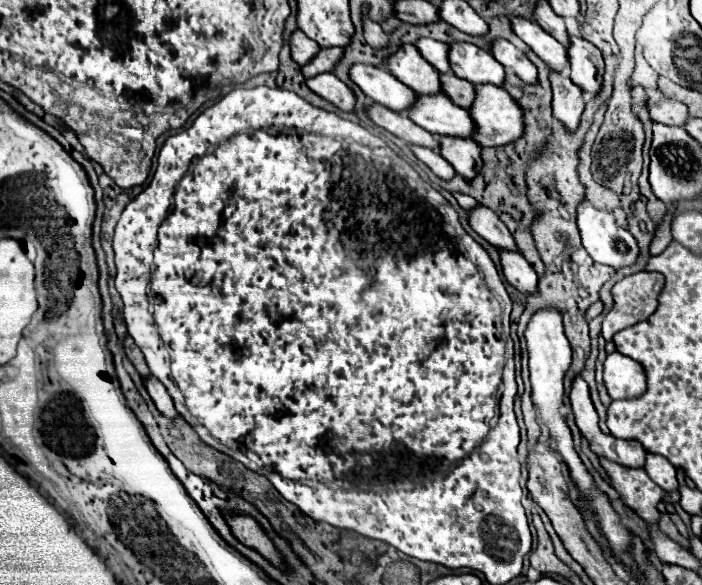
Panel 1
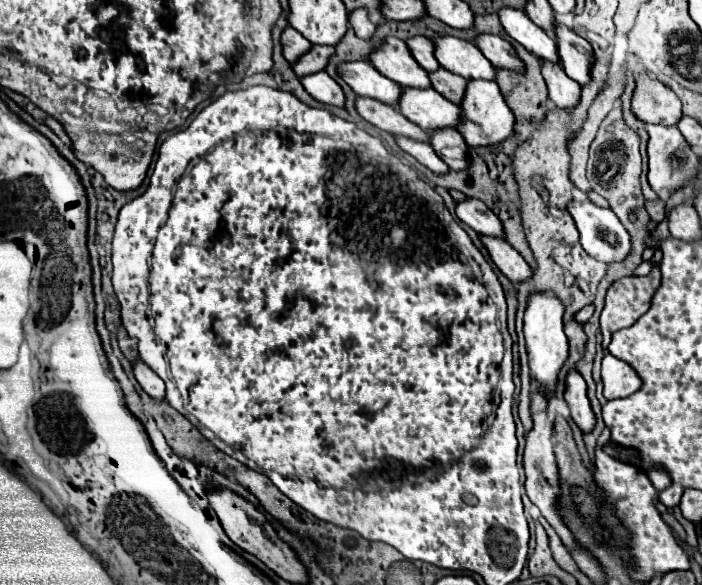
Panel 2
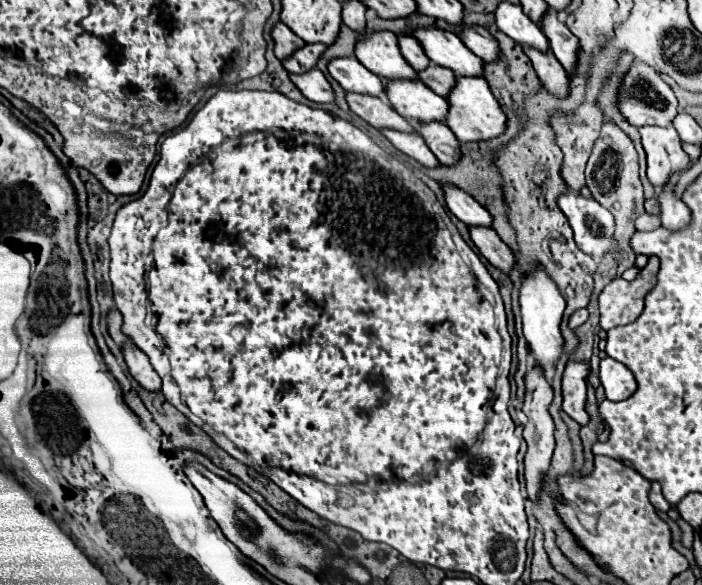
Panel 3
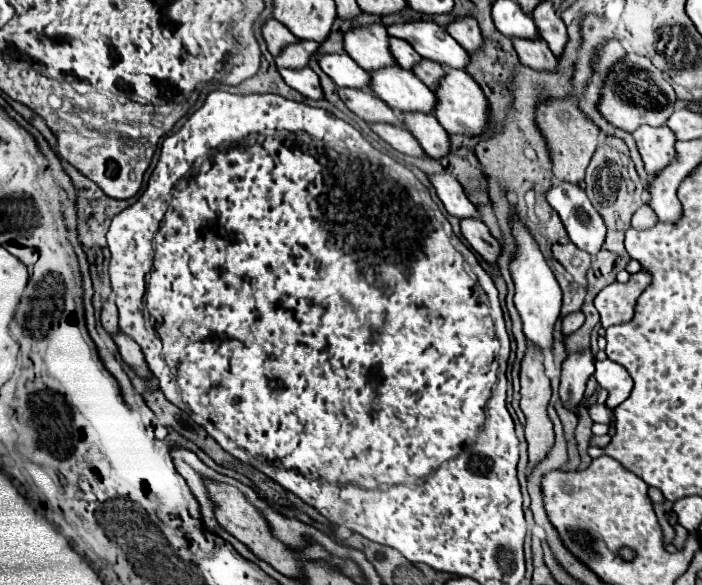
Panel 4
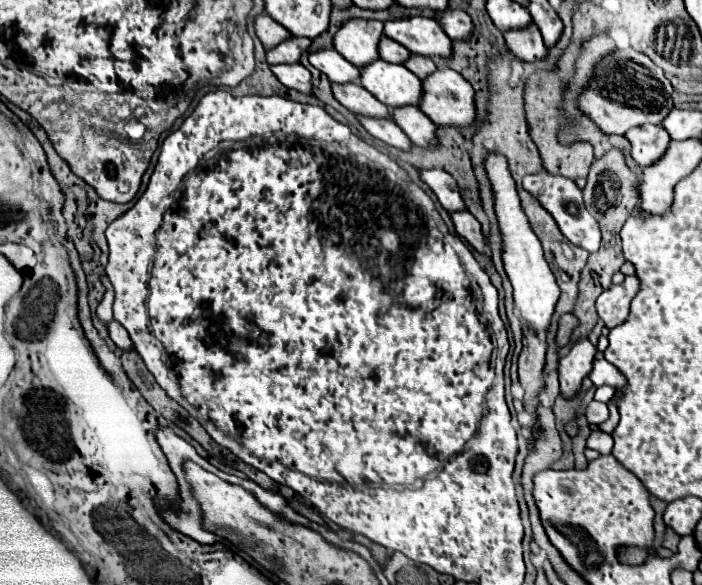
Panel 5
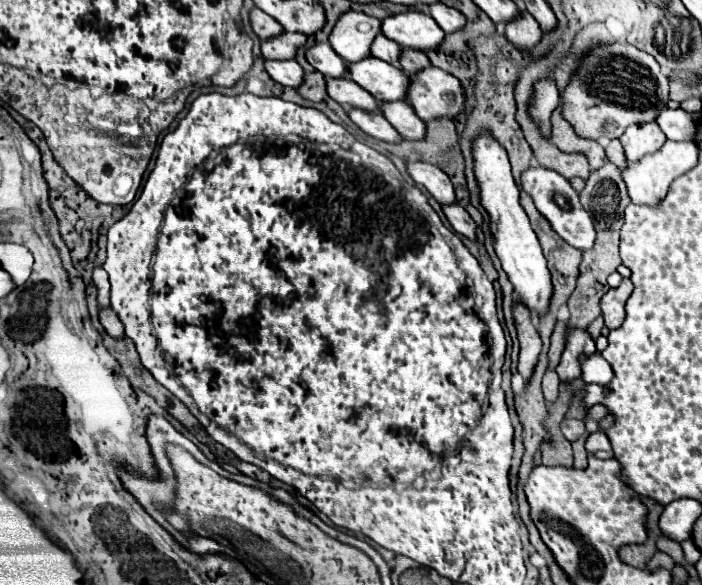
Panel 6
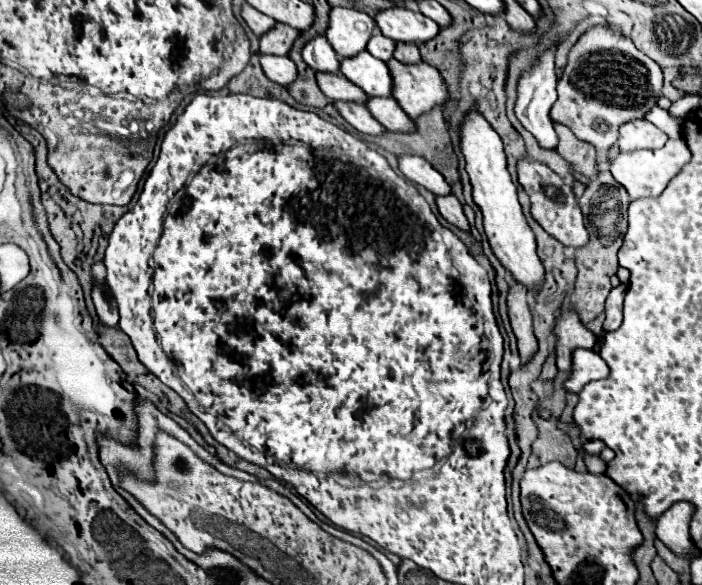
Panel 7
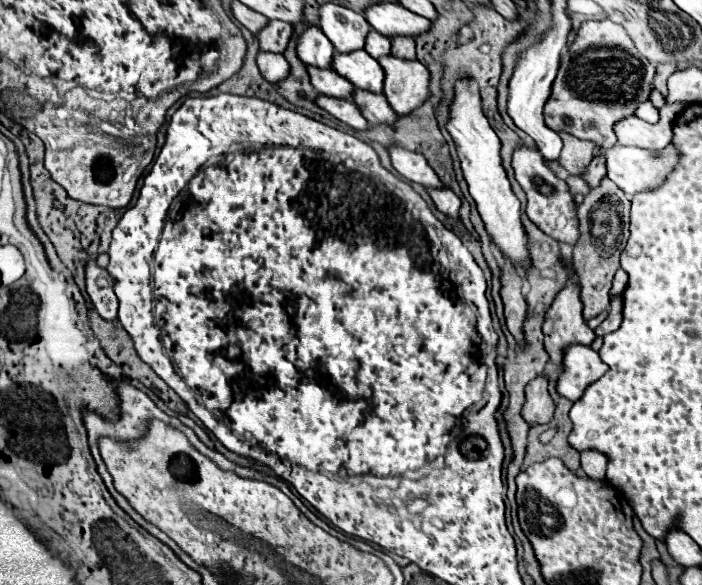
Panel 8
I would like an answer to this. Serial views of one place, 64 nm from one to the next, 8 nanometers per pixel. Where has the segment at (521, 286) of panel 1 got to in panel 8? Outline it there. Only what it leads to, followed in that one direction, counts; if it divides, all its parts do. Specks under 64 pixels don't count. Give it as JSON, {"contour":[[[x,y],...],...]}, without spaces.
{"contour":[[[446,186],[442,188],[426,188],[426,192],[430,194],[432,202],[436,204],[436,208],[442,214],[448,214],[452,218],[458,218],[458,210],[460,210],[460,198]]]}

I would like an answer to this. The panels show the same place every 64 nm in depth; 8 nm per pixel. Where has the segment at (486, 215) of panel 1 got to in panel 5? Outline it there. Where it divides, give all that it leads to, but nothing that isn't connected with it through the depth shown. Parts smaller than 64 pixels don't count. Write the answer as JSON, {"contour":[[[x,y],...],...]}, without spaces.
{"contour":[[[430,168],[430,170],[418,170],[418,174],[420,174],[420,180],[424,184],[428,184],[430,190],[436,194],[442,208],[446,208],[448,212],[466,210],[464,200],[462,200],[460,192],[458,192],[456,180],[448,172],[438,170],[438,168]]]}

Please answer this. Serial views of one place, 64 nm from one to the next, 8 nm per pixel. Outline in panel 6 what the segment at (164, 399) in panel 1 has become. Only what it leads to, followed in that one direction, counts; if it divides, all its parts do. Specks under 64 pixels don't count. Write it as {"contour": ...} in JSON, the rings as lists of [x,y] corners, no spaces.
{"contour":[[[98,308],[98,314],[100,314],[100,324],[104,326],[104,330],[110,336],[114,336],[114,338],[122,338],[124,336],[122,322],[120,322],[120,318],[116,316],[116,312],[112,308]]]}

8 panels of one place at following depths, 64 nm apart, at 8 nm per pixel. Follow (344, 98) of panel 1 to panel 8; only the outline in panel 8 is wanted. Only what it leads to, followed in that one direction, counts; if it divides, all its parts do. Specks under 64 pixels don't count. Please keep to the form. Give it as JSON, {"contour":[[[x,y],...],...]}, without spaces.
{"contour":[[[258,52],[256,54],[256,64],[260,68],[260,74],[270,82],[276,84],[278,80],[286,78],[290,72],[290,66],[286,62],[286,58],[282,54],[274,54],[274,52]]]}

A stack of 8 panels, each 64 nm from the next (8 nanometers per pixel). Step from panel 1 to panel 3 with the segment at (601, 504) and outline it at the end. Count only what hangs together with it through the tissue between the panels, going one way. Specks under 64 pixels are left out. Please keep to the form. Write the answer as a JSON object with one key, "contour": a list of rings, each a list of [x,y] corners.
{"contour":[[[536,266],[534,270],[530,270],[520,286],[520,294],[518,294],[518,302],[520,302],[520,312],[522,312],[522,324],[524,324],[524,338],[530,346],[532,358],[536,364],[540,364],[540,368],[544,368],[548,362],[556,364],[560,352],[562,352],[562,334],[560,334],[560,320],[562,320],[562,312],[566,308],[566,302],[556,286],[556,282],[552,282],[552,278],[548,276],[548,272],[542,266]]]}

